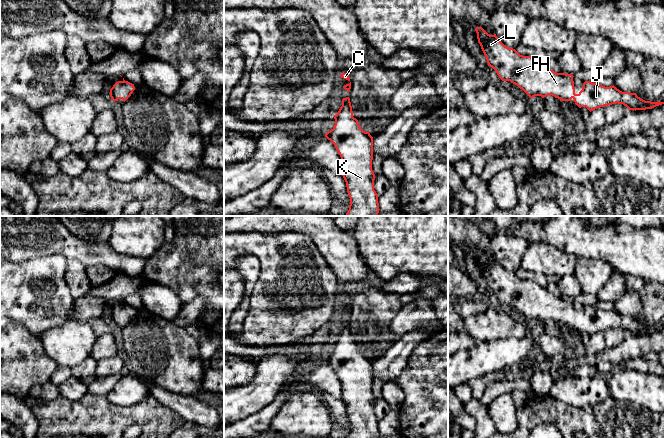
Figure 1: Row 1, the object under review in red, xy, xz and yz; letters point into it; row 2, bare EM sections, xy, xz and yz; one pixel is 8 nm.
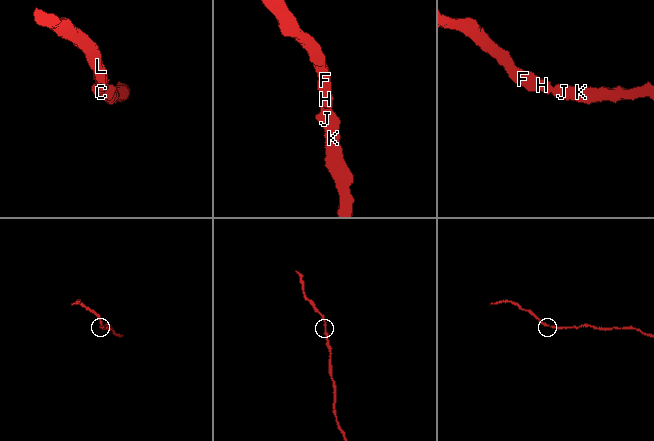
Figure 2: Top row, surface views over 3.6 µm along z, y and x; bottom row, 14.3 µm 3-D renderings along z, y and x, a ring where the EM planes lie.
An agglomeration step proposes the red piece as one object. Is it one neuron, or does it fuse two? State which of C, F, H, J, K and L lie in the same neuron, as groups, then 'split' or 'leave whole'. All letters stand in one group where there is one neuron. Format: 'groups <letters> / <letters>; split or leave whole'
groups C F H J K L; leave whole

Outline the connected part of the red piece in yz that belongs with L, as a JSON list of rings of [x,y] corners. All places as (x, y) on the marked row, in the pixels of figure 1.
[[[476,27],[478,43],[492,67],[502,81],[510,81],[522,89],[530,98],[552,95],[561,101],[571,101],[590,112],[612,104],[623,104],[629,110],[646,110],[664,104],[664,102],[645,101],[636,93],[622,92],[614,85],[602,86],[585,81],[582,90],[576,94],[572,74],[556,73],[546,63],[531,56],[520,55],[515,49],[504,45],[494,35],[488,34],[482,27]]]

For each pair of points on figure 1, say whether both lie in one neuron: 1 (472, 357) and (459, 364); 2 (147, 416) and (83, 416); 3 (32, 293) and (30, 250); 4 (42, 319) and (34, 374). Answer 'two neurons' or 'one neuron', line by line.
1: one neuron
2: one neuron
3: two neurons
4: two neurons

